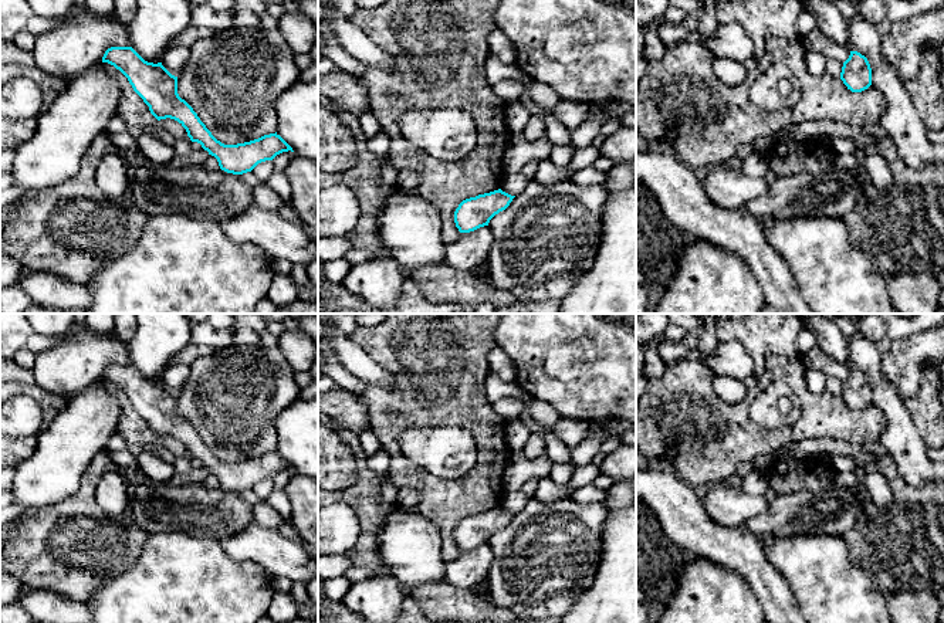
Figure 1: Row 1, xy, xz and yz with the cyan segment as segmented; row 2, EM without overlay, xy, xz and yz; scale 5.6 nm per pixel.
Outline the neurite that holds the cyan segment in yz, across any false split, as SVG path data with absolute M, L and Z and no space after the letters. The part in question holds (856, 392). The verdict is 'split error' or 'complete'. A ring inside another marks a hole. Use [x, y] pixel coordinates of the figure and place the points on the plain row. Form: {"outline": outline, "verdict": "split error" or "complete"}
{"outline": "M850 369L843 380L840 397L852 410L862 410L872 403L872 386L865 373Z", "verdict": "complete"}

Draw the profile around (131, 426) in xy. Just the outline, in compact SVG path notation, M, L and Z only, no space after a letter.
M101 380L104 387L115 397L121 407L116 434L121 436L128 444L146 447L158 441L158 437L150 431L149 424L133 409L128 396L108 380Z

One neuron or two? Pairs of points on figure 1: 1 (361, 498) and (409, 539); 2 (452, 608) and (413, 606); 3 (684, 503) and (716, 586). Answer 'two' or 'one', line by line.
1: two
2: two
3: two

